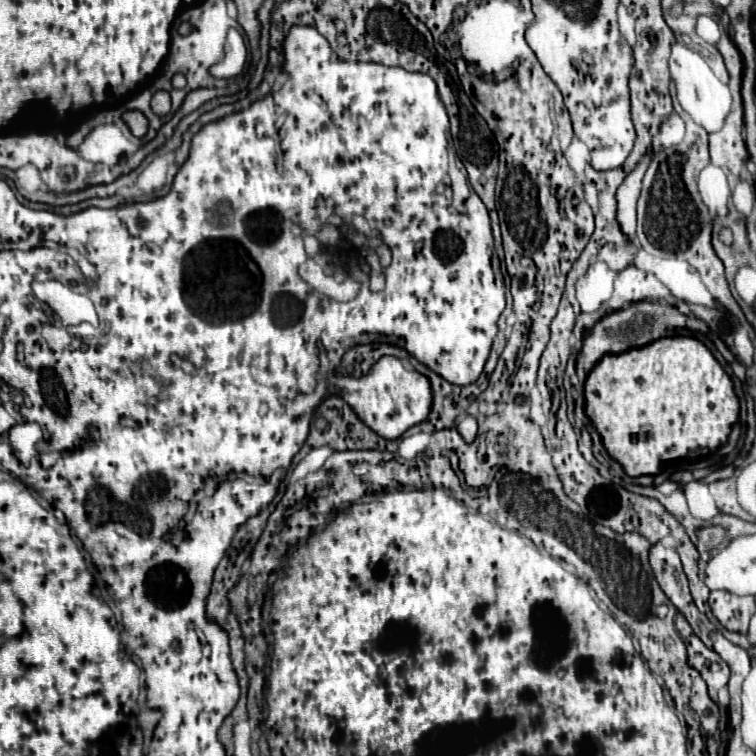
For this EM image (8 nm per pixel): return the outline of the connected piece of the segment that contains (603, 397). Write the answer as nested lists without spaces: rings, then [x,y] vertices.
[[[666,337],[638,349],[628,349],[626,353],[608,353],[586,379],[584,395],[586,413],[600,433],[606,451],[630,477],[656,475],[666,461],[712,453],[726,443],[740,413],[732,379],[714,355],[694,337]]]

